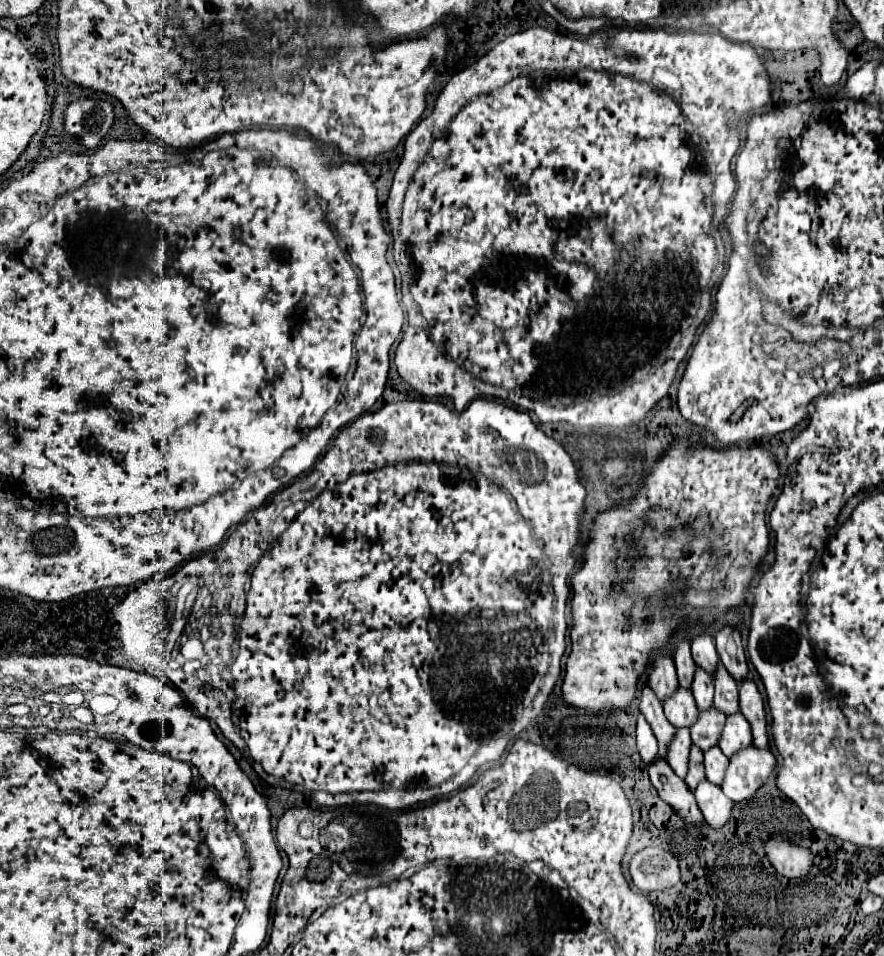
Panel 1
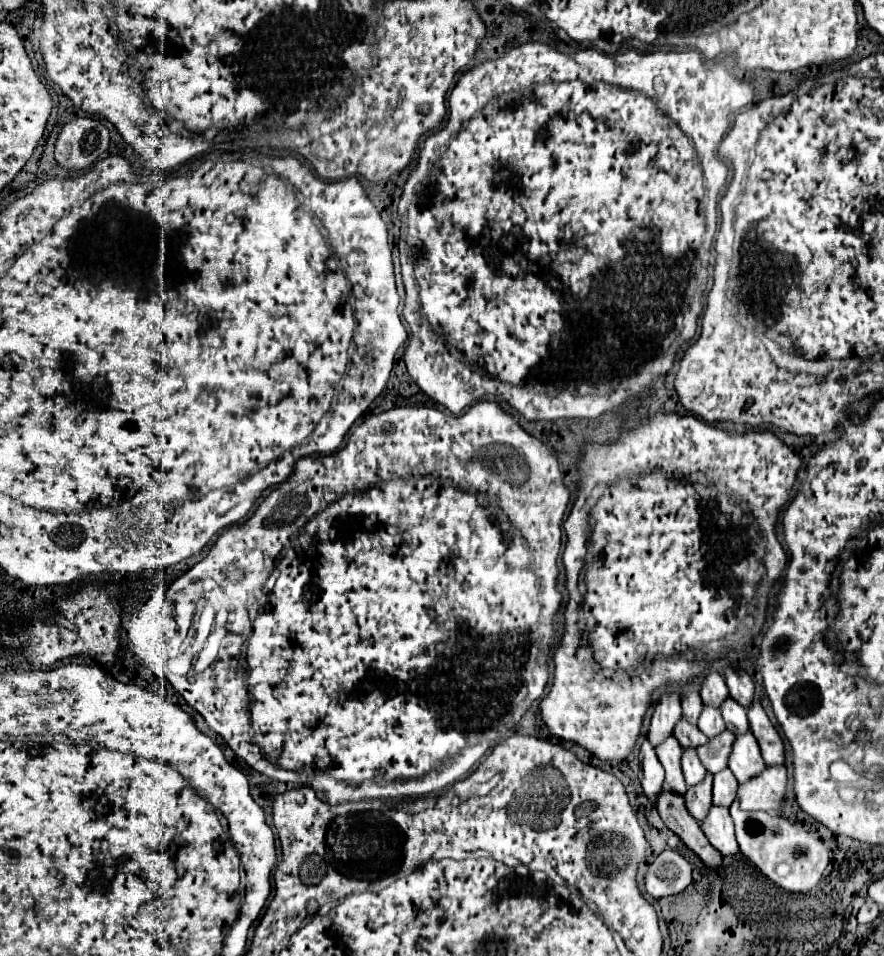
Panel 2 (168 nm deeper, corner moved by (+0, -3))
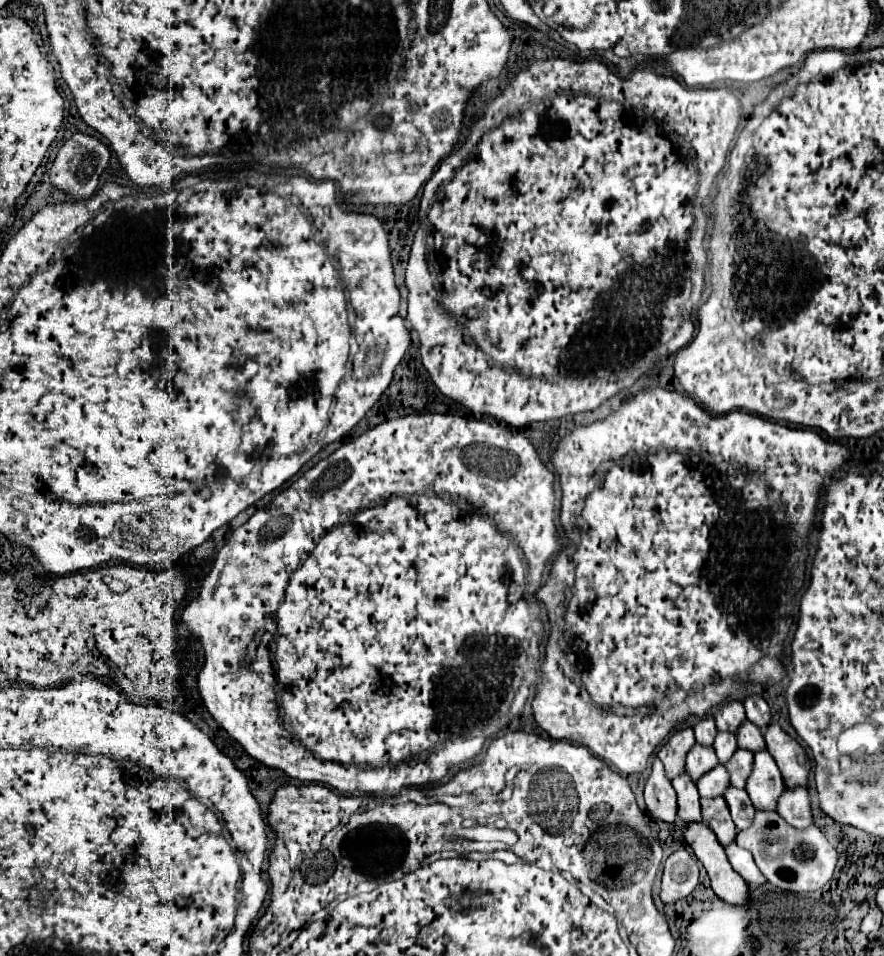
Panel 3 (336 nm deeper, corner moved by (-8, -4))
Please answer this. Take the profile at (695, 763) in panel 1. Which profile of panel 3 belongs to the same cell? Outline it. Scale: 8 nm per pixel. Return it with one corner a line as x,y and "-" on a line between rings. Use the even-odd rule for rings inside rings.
724,797
702,799
702,817
704,817
704,823
716,833
722,847
728,847
734,841
736,825
732,823

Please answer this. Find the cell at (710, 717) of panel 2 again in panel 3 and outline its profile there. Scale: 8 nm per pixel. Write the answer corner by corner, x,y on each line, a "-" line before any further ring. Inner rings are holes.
718,733
716,741
714,741
714,751
718,755
720,765
726,765
730,761
730,757
734,755
734,751
738,749
736,745
736,737
732,733

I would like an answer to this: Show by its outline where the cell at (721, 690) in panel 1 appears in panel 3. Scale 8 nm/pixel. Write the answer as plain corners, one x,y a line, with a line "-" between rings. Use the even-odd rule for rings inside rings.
744,721
736,733
736,739
738,739
738,747
742,749
748,749
752,753
758,753
762,749
766,749
764,745
764,737
762,737
762,731
750,723
750,721

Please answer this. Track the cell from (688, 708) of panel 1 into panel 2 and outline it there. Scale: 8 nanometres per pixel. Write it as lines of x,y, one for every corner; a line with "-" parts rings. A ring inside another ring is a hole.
684,716
678,720
678,726
674,726
674,736
678,738
678,742
680,742
684,748
686,748
686,746
696,748
696,746
700,746
700,744
704,744
704,742
708,740
706,734
702,734
696,724
686,722

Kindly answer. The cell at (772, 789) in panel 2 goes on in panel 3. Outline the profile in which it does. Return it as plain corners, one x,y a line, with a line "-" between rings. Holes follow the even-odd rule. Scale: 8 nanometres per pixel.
806,787
786,789
784,795
778,799
778,815
796,829
804,829
804,827
812,825
814,819
812,819
810,795
808,795

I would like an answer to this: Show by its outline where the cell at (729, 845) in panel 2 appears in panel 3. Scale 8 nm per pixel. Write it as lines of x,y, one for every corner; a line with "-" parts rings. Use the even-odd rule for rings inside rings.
736,843
728,845
726,847
726,855
728,855
728,861
732,863
734,871
740,873
740,877
752,885
752,887
758,887
758,885
764,885
766,883
766,877
758,871
754,859
750,857
750,851
744,851
740,849

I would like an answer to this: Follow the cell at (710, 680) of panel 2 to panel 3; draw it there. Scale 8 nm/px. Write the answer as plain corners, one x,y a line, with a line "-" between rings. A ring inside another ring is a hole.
730,701
730,703
726,703
724,707
718,707
714,719
716,719
718,731
730,731
730,733
736,733
738,727
742,725
742,719
746,719
744,707
742,707
742,703

